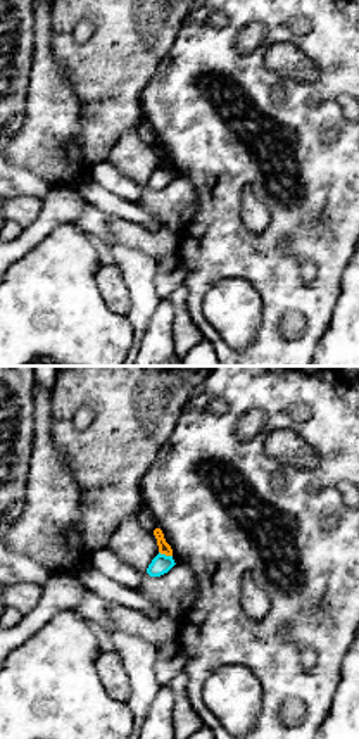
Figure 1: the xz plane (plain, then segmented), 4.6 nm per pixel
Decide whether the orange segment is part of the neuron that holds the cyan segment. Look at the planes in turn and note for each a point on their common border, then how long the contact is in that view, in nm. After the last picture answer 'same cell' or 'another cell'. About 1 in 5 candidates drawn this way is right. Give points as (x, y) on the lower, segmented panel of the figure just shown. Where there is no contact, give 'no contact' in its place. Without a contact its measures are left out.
(164, 555) | 70 nm

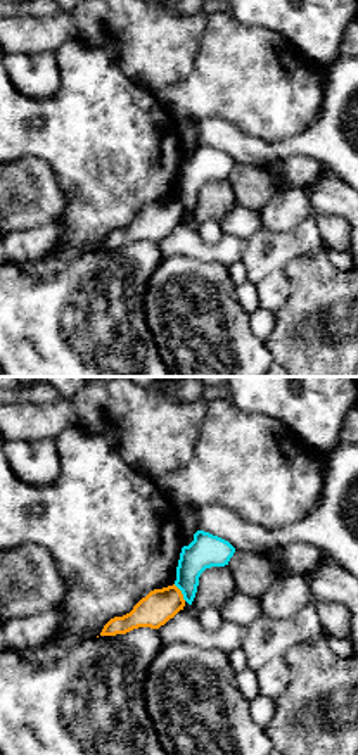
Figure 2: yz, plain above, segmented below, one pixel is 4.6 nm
(182, 593) | 100 nm

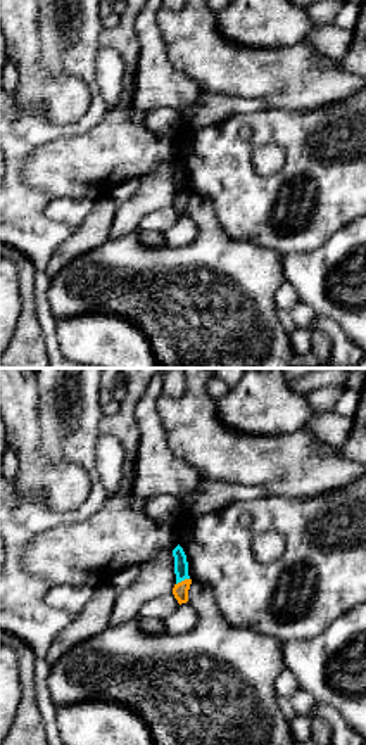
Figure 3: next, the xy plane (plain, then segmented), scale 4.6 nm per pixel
(182, 579) | 70 nm

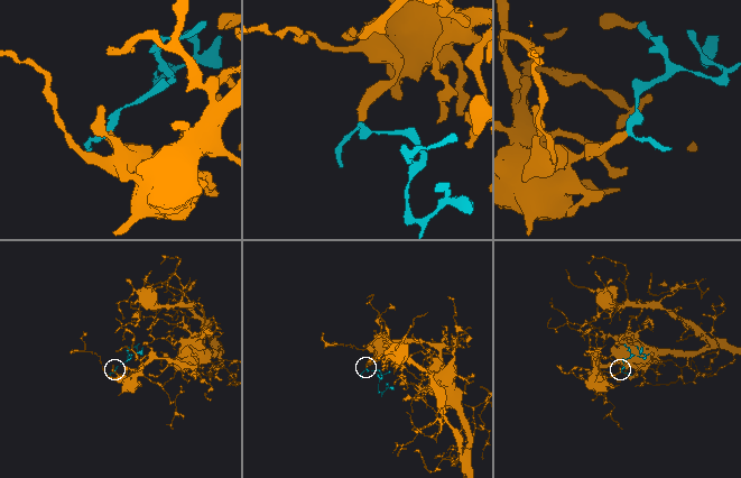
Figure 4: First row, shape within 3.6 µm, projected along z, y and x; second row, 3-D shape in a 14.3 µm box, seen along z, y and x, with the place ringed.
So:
another cell

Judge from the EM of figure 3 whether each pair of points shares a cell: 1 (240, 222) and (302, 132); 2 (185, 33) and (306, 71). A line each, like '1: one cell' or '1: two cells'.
1: one cell
2: one cell

